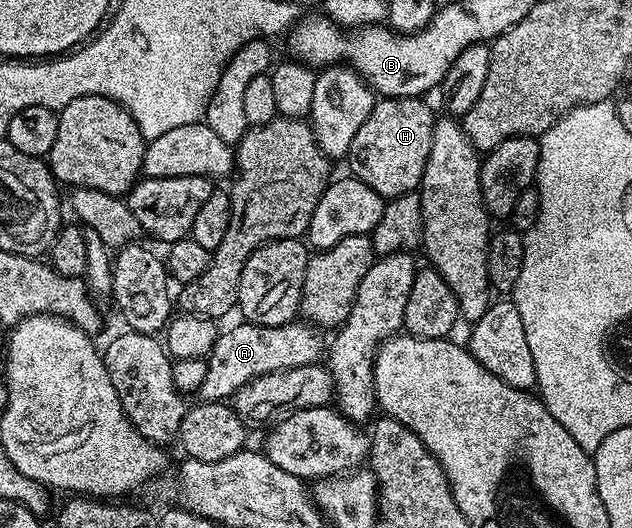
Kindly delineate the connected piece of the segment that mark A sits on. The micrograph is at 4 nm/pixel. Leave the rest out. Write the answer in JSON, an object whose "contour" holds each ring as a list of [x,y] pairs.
{"contour":[[[240,321],[229,331],[221,330],[216,336],[212,354],[207,356],[208,372],[206,381],[200,386],[199,398],[204,401],[228,401],[238,389],[266,373],[320,363],[326,351],[326,339],[324,343],[320,335],[323,335],[321,328],[307,321],[283,323],[281,327],[263,327]]]}

